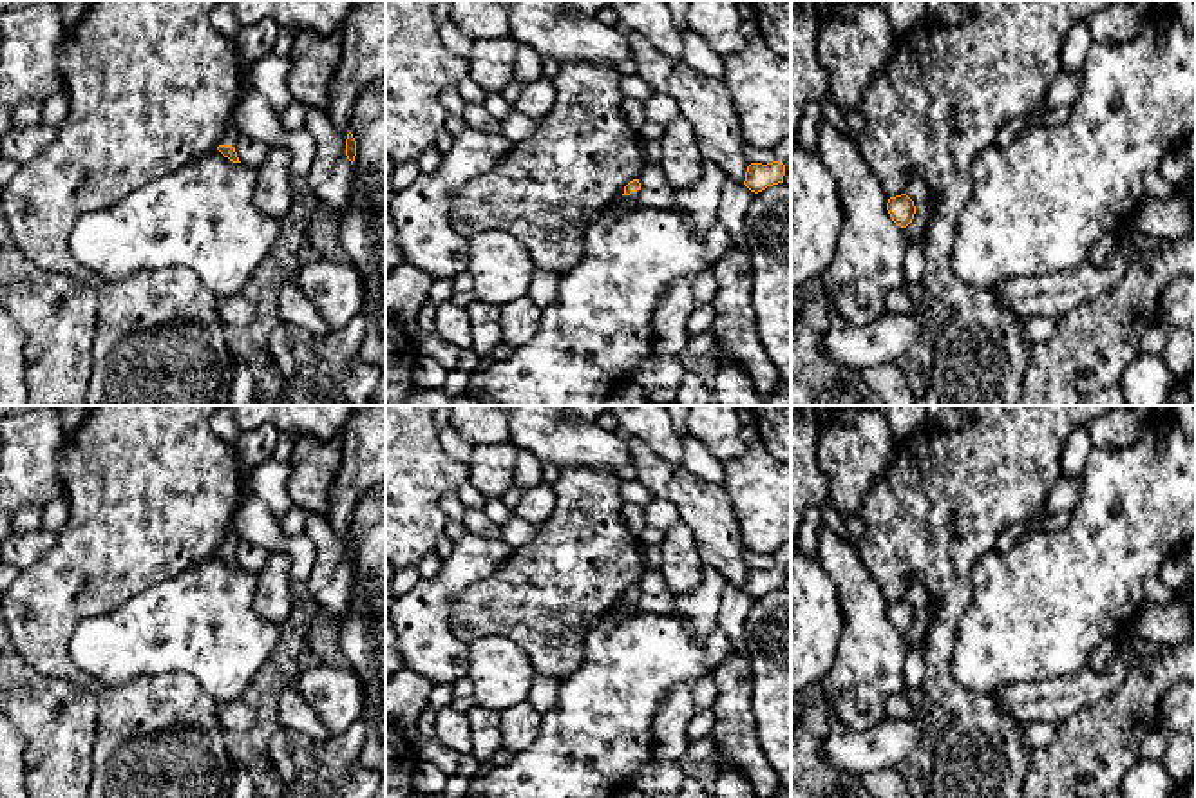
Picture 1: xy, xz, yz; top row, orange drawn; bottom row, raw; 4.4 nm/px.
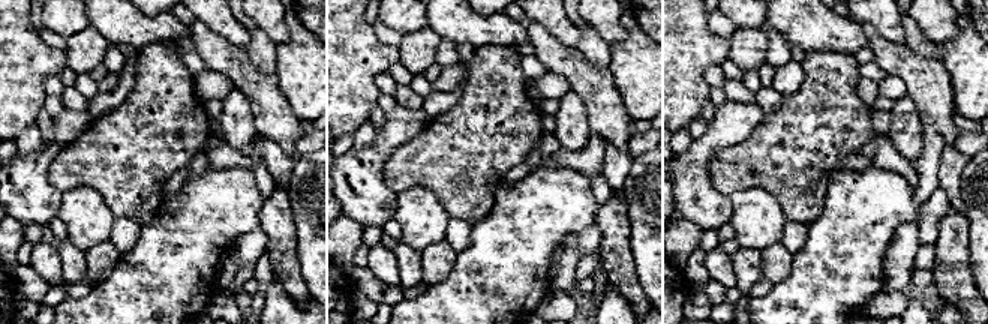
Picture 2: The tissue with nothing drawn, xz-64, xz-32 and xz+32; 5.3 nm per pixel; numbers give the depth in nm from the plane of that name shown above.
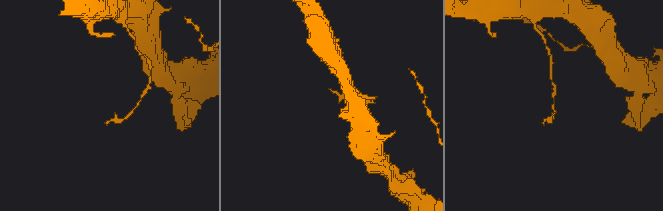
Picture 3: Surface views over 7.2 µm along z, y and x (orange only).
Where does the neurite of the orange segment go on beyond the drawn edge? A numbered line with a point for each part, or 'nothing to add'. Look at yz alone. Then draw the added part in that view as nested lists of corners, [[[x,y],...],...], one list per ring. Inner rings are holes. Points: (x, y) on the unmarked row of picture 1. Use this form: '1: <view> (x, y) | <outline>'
nothing to add

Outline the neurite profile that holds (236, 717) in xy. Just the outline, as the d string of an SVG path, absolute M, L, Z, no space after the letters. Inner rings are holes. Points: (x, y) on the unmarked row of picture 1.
M241 700L217 702L217 718L224 733L250 735L257 726L257 709Z

